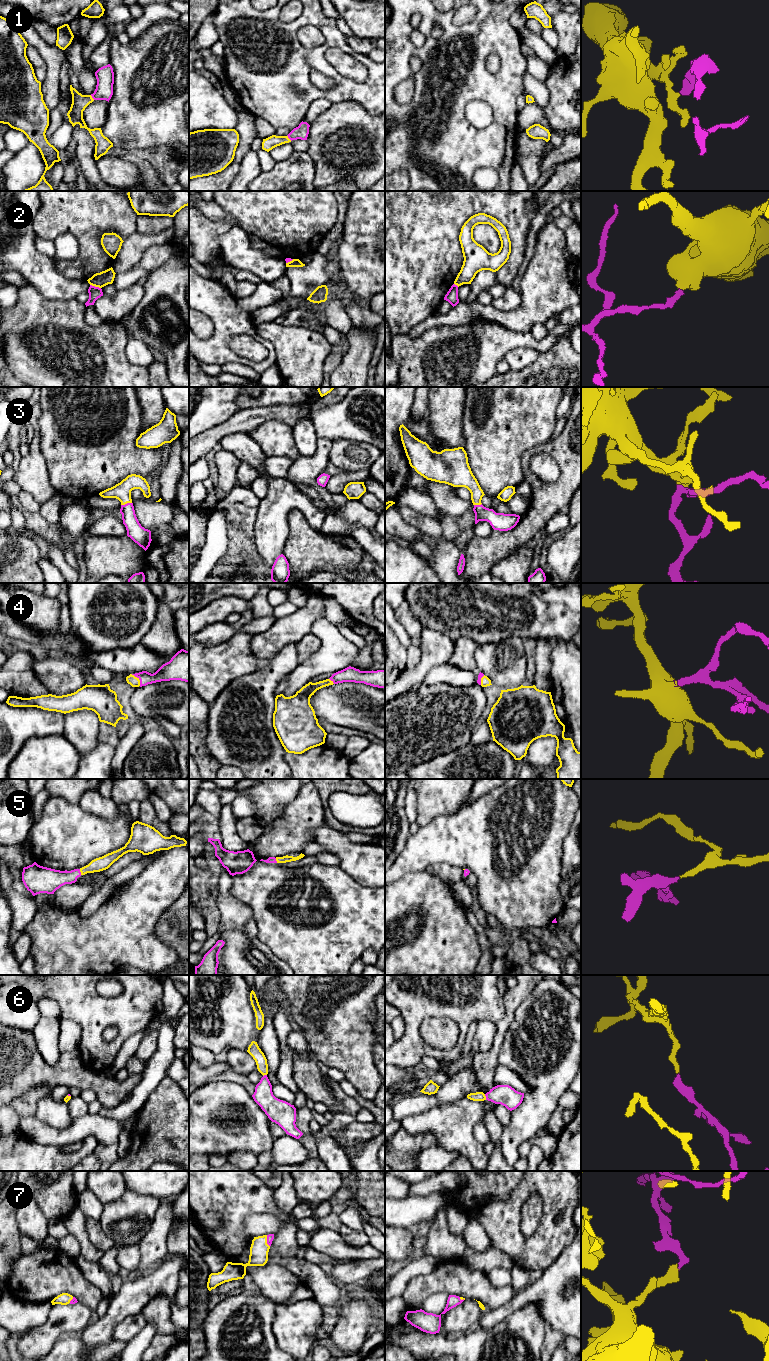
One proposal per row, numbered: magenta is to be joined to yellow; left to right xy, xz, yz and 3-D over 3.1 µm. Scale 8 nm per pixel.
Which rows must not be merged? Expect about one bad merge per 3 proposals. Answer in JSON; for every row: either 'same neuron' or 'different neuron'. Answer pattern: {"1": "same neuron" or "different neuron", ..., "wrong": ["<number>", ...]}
{"1": "same neuron", "2": "different neuron", "3": "same neuron", "4": "same neuron", "5": "same neuron", "6": "same neuron", "7": "same neuron", "wrong": ["2"]}

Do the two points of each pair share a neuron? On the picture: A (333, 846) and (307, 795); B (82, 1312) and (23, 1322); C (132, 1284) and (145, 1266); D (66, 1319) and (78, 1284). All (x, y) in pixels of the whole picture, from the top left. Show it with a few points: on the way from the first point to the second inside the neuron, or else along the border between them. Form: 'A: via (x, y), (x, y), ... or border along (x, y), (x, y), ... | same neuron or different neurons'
A: border along (324, 822), (314, 831), (312, 841) | different neurons
B: border along (53, 1305), (48, 1317), (42, 1323), (26, 1331) | different neurons
C: border along (158, 1263), (144, 1274), (132, 1277) | different neurons
D: border along (78, 1301), (93, 1310) | different neurons

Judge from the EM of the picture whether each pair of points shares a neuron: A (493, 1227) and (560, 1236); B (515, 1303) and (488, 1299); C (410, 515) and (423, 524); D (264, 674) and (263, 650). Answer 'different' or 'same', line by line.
A: same
B: different
C: same
D: different

